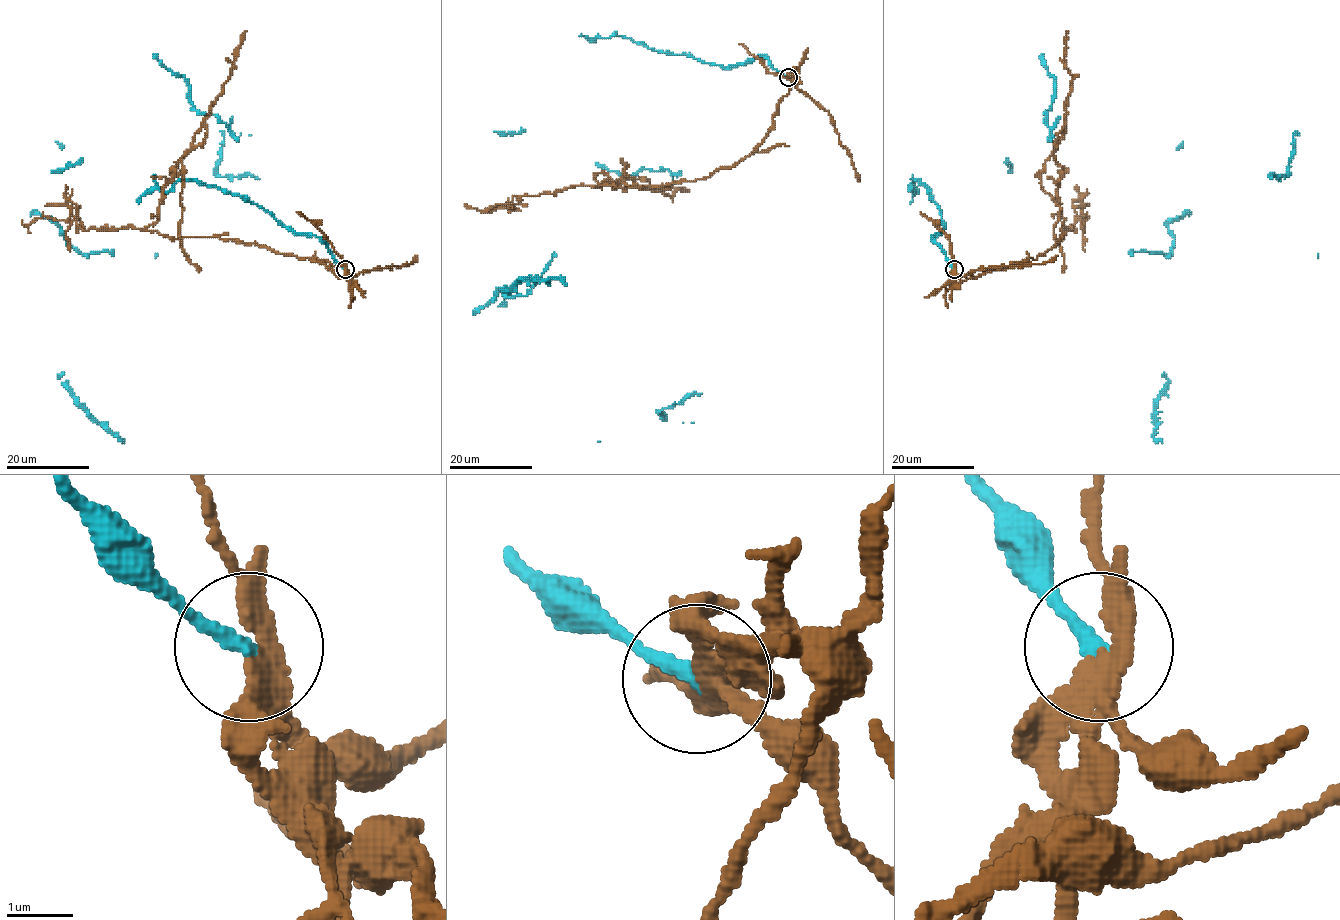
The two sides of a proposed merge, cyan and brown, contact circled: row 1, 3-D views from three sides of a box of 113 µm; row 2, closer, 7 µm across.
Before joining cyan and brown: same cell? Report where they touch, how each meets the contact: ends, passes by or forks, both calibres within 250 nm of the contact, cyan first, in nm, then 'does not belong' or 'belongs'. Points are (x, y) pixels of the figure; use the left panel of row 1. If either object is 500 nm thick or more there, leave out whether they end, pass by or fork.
at (345, 269); cyan ends there; brown passes by; 240 nm thick on the cyan side, 300 nm on the other; does not belong

